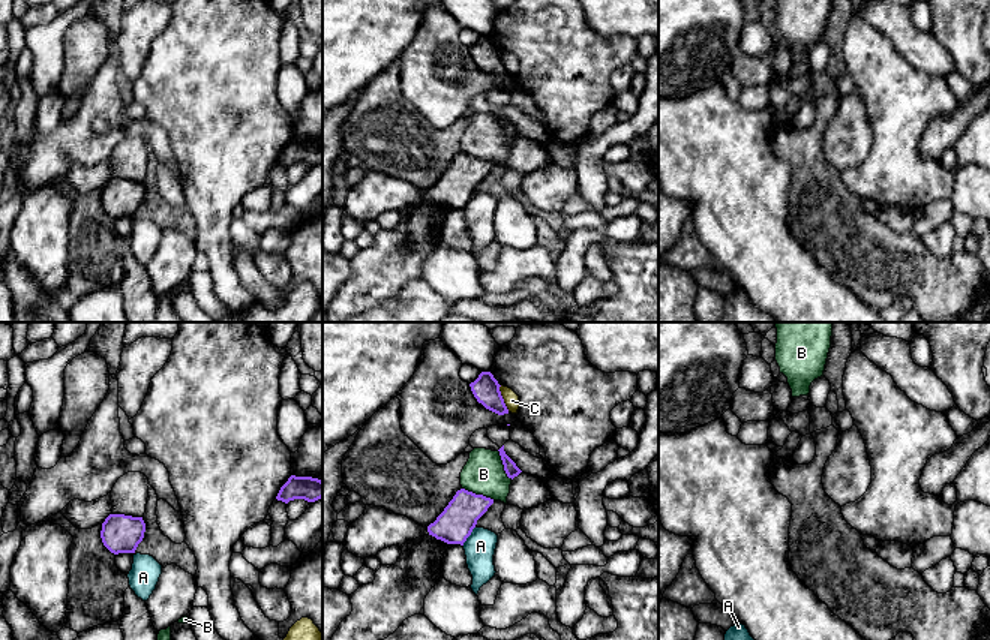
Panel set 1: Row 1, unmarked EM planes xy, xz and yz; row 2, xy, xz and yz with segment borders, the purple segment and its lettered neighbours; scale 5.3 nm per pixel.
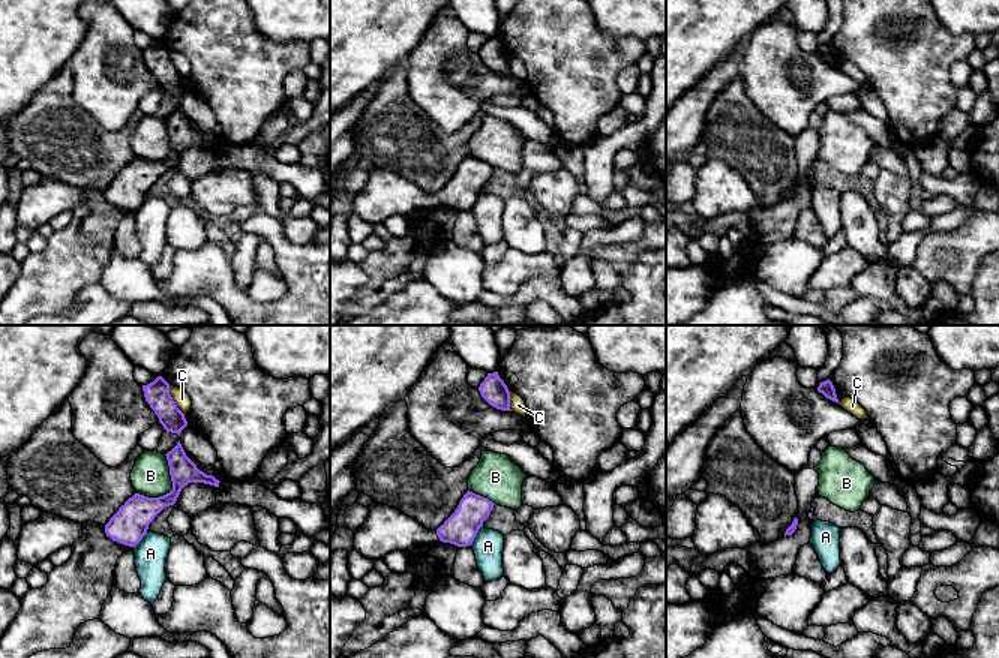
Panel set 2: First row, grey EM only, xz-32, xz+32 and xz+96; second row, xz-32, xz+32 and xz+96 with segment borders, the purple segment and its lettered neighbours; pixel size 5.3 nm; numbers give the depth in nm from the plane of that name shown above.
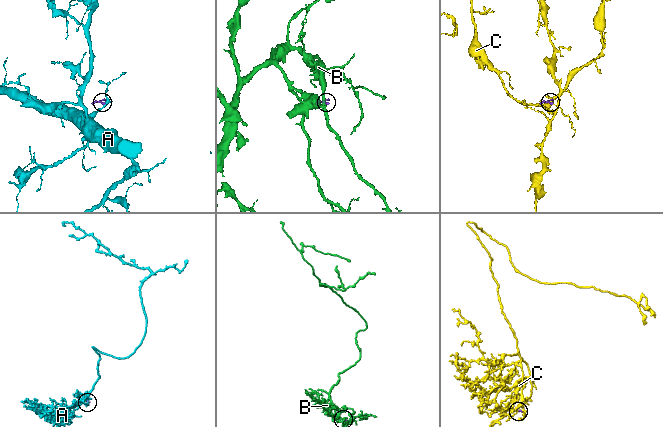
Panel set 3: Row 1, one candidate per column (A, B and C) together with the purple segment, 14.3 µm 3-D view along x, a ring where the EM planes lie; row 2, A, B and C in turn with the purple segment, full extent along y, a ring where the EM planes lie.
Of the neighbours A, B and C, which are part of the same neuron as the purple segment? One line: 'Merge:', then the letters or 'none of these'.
Merge: none of these

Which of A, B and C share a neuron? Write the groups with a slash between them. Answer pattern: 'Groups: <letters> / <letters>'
Groups: A / B / C

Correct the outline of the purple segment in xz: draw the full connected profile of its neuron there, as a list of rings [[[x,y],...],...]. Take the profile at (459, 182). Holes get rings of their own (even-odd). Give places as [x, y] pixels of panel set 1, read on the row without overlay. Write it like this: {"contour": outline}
{"contour": [[[460,153],[428,192],[382,171],[366,169],[364,177],[350,189],[344,210],[362,223],[376,220],[392,210],[402,211],[428,198],[447,208],[464,210],[492,168],[490,162]]]}

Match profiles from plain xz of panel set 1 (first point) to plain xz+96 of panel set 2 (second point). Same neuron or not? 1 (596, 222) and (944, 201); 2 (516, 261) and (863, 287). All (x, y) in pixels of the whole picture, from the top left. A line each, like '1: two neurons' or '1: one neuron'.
1: two neurons
2: two neurons

